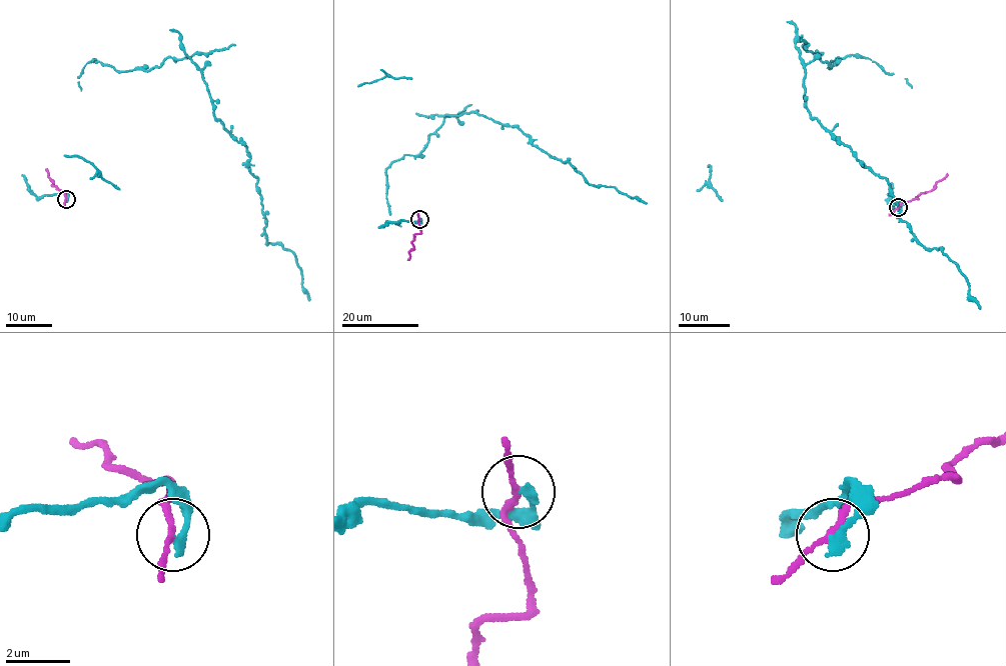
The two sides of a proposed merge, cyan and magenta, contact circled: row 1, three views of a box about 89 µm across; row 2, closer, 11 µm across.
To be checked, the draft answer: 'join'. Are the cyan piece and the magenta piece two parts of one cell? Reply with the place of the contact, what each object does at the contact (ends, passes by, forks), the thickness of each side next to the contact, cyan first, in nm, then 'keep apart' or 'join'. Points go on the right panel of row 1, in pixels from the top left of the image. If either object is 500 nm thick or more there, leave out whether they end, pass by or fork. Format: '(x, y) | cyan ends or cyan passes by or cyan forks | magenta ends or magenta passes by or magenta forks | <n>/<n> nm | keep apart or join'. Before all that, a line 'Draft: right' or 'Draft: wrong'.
Draft: wrong
(898, 207) | cyan ends | magenta passes by | 280/160 nm | keep apart

